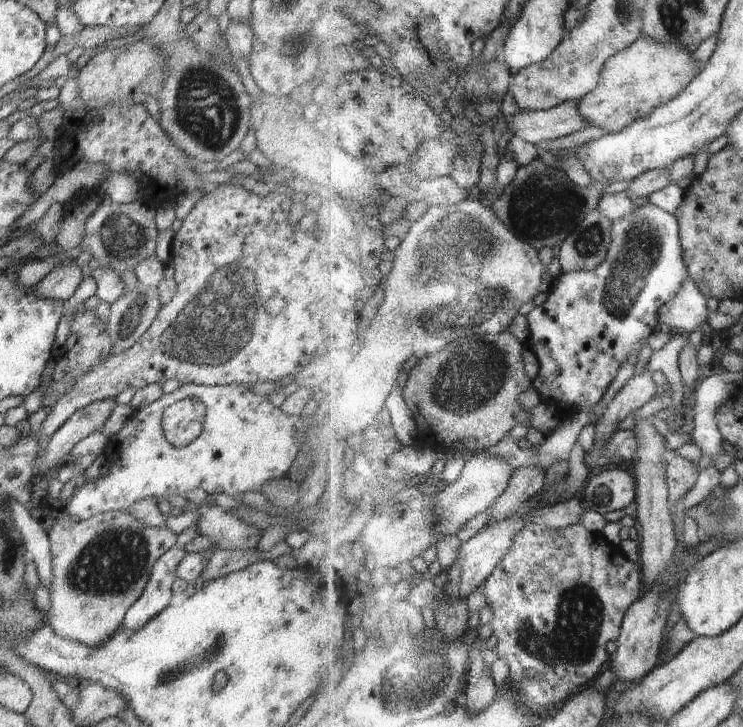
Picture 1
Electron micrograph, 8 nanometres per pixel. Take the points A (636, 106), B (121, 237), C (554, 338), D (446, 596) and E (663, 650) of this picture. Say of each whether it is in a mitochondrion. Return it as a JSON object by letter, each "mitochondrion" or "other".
{"A":"other","B":"mitochondrion","C":"other","D":"other","E":"other"}

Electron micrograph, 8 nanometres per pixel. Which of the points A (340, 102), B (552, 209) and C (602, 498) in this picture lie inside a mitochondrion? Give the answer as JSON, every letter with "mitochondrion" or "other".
{"A":"other","B":"mitochondrion","C":"mitochondrion"}

